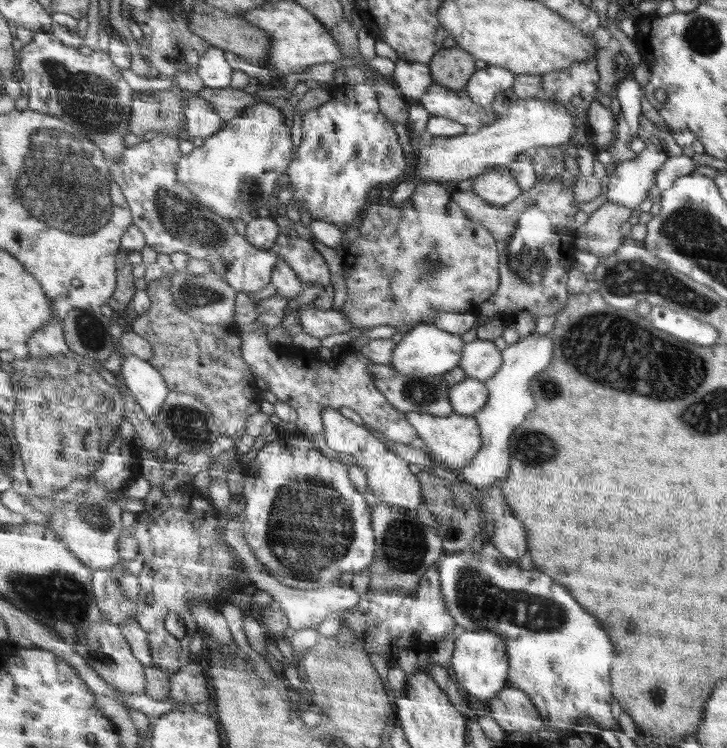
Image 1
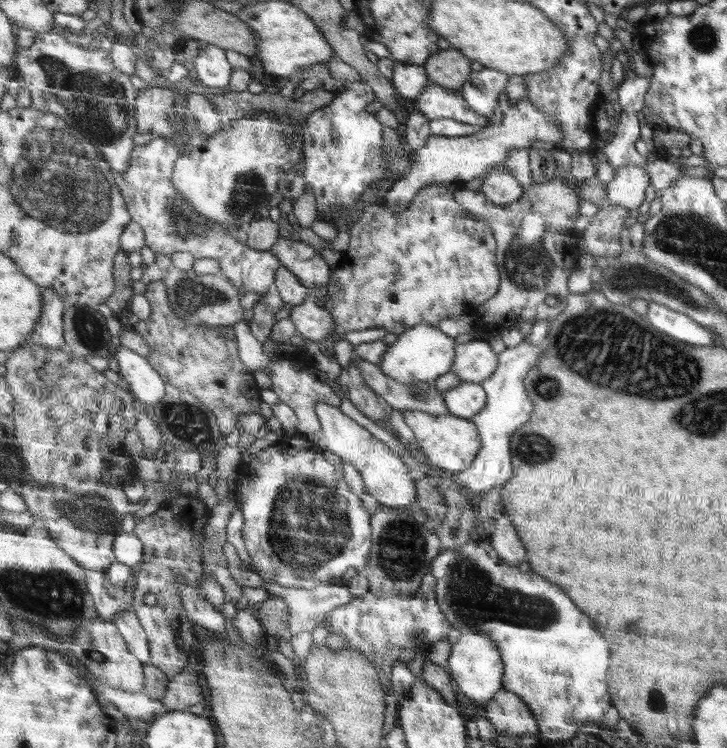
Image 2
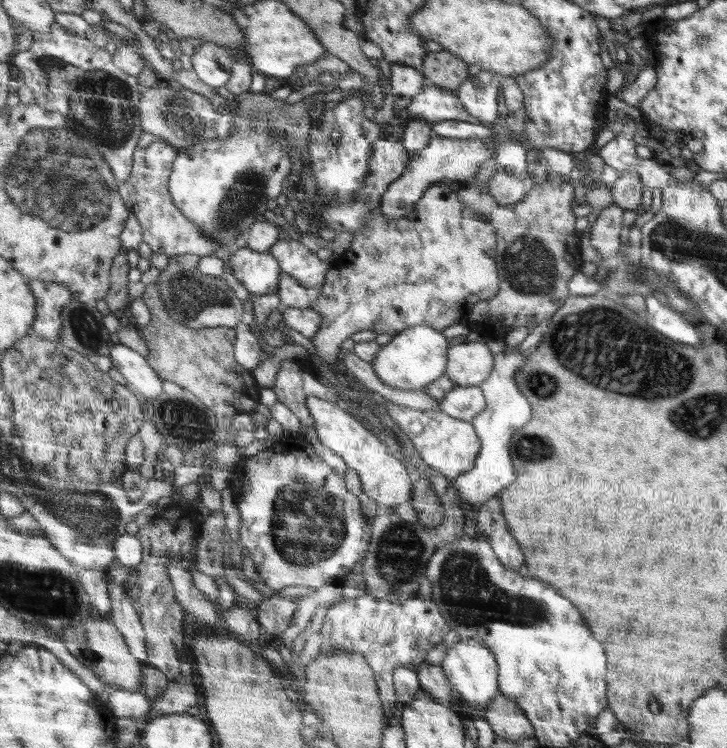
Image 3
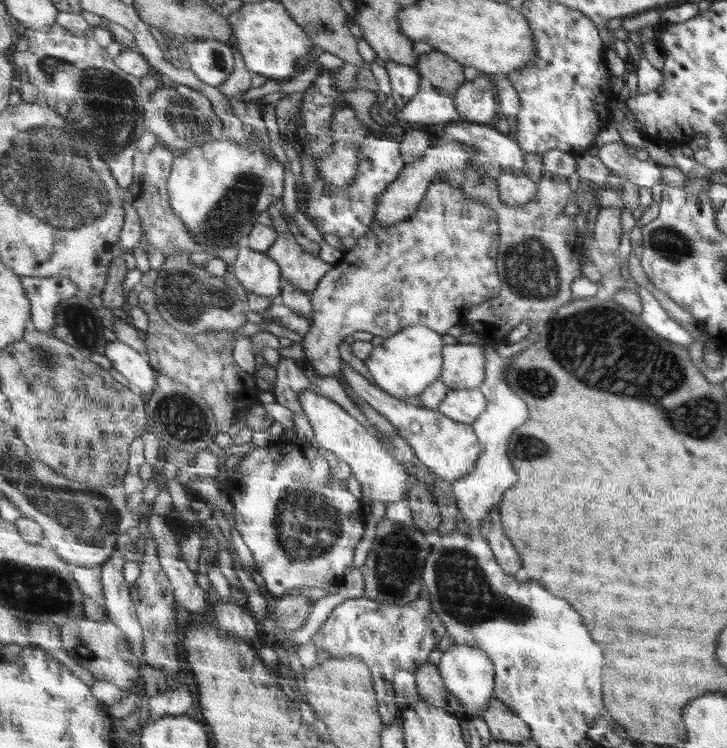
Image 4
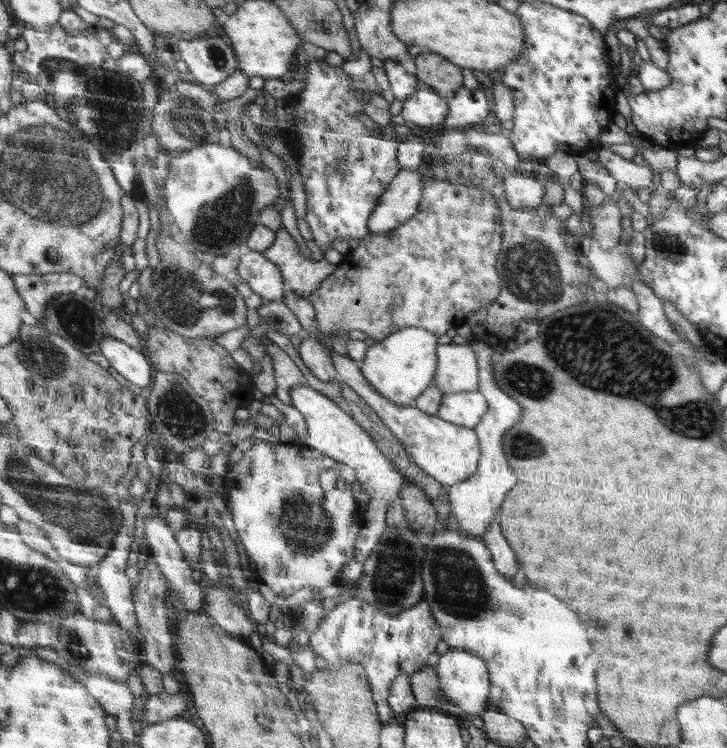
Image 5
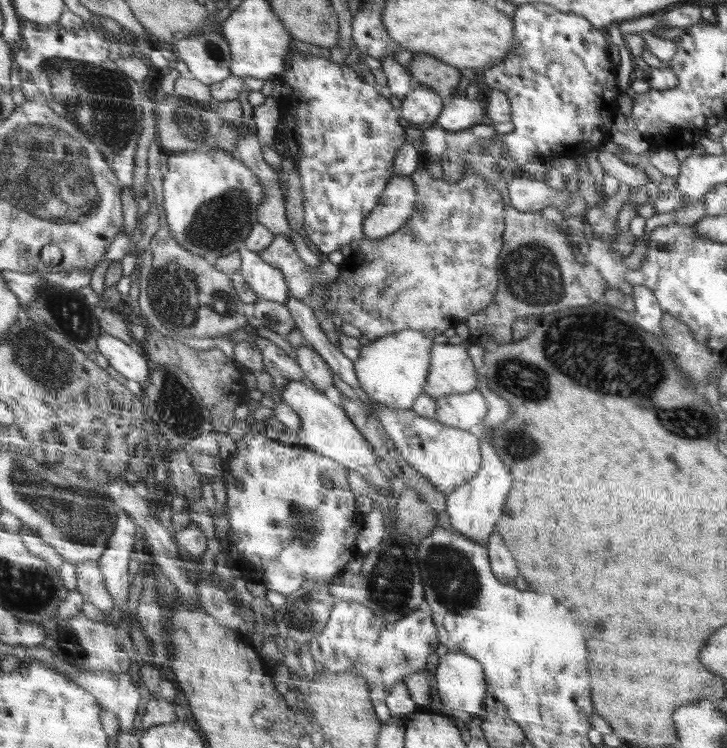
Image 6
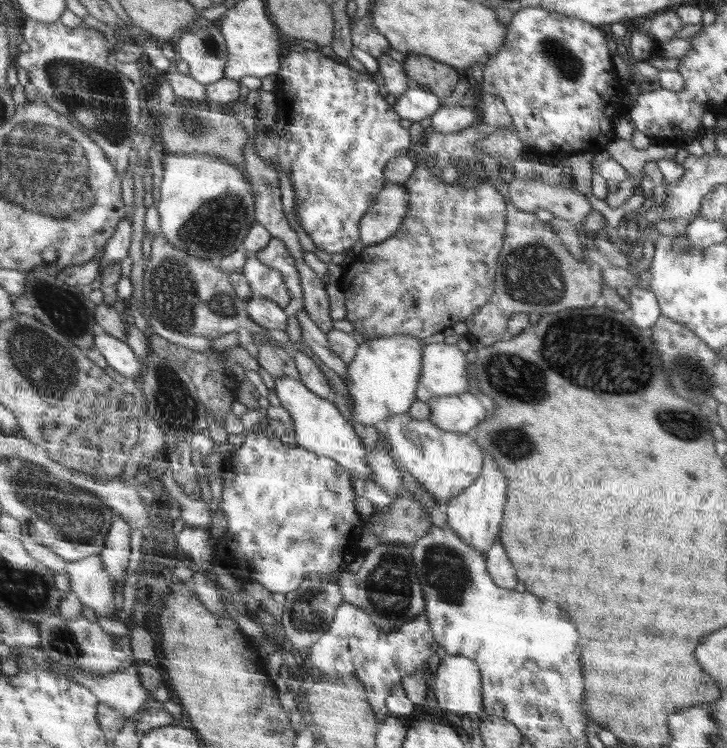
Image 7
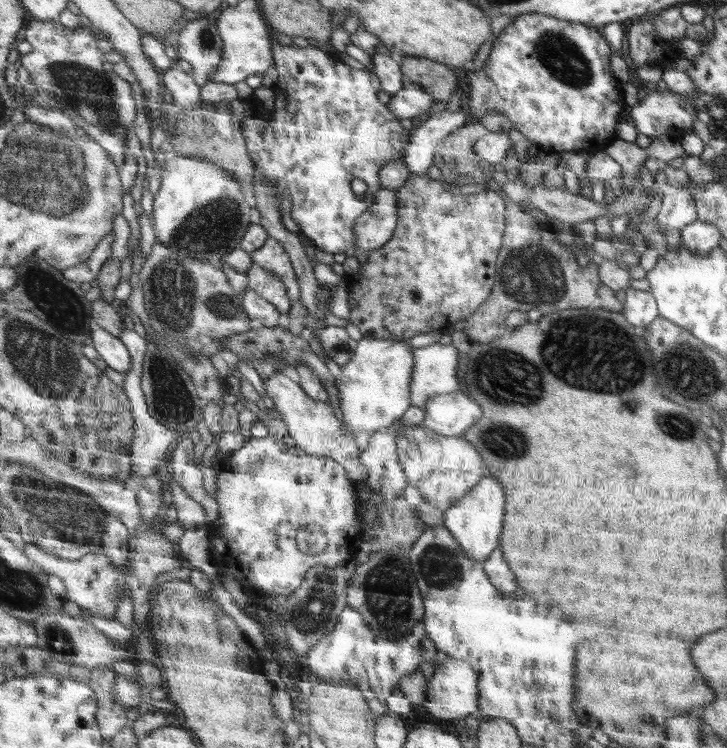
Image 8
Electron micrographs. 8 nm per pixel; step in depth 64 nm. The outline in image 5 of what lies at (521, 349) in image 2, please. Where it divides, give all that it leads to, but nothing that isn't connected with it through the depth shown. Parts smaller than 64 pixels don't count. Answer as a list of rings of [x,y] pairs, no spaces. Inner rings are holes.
[[[477,339],[472,343],[472,349],[478,355],[478,366],[480,366],[480,385],[478,390],[481,391],[488,400],[489,408],[485,416],[475,426],[477,437],[480,439],[481,458],[477,472],[468,480],[459,482],[449,487],[448,496],[450,510],[456,525],[465,530],[466,534],[474,537],[482,537],[491,522],[499,513],[502,505],[502,500],[506,498],[506,492],[512,490],[512,486],[516,484],[516,476],[510,470],[502,446],[502,439],[506,436],[506,430],[512,429],[513,426],[522,418],[522,407],[516,402],[510,394],[506,394],[497,382],[494,382],[493,364],[495,363],[496,355],[491,347],[486,346],[481,339]]]

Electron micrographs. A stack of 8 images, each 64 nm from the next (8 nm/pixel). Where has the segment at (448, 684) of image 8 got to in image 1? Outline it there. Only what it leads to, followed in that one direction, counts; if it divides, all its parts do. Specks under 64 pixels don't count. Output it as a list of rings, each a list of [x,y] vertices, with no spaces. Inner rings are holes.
[[[491,630],[464,631],[455,639],[451,665],[457,682],[468,695],[476,699],[492,700],[508,686],[509,657],[505,638]]]

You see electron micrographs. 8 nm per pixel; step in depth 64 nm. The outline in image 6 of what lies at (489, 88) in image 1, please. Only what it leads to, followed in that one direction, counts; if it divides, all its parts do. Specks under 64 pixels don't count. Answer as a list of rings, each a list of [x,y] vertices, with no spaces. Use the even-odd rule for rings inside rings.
[[[463,91],[454,96],[454,99],[447,101],[434,126],[447,131],[464,130],[478,125],[484,115],[486,115],[486,106],[482,94],[476,100],[469,100]]]

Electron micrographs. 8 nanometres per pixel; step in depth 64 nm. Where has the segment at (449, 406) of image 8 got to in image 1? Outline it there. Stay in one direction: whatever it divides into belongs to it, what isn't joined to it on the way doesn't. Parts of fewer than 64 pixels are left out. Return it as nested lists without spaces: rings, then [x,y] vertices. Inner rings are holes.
[[[466,377],[449,388],[448,398],[454,413],[470,416],[488,404],[489,389],[484,381]]]

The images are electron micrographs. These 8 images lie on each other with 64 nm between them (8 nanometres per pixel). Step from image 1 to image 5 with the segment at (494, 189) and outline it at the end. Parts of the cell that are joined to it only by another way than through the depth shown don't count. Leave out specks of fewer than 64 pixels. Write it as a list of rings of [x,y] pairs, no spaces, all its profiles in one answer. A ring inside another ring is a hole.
[[[509,172],[504,177],[506,200],[511,207],[538,208],[545,197],[545,184],[538,177]]]

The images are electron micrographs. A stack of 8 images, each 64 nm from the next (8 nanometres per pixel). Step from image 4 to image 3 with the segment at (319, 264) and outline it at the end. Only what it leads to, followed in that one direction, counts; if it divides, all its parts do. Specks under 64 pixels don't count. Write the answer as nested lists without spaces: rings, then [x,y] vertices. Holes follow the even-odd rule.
[[[281,237],[272,248],[267,250],[281,267],[281,272],[289,274],[300,284],[308,288],[319,289],[325,281],[326,273],[332,263],[316,257],[300,240]]]

